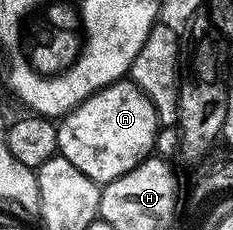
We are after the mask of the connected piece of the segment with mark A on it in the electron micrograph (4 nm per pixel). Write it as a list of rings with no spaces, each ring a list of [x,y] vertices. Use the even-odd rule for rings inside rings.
[[[129,79],[114,82],[92,96],[82,105],[67,113],[57,122],[58,153],[84,171],[88,179],[105,183],[128,175],[154,153],[154,140],[158,138],[159,124],[156,107],[140,91],[140,87]]]

